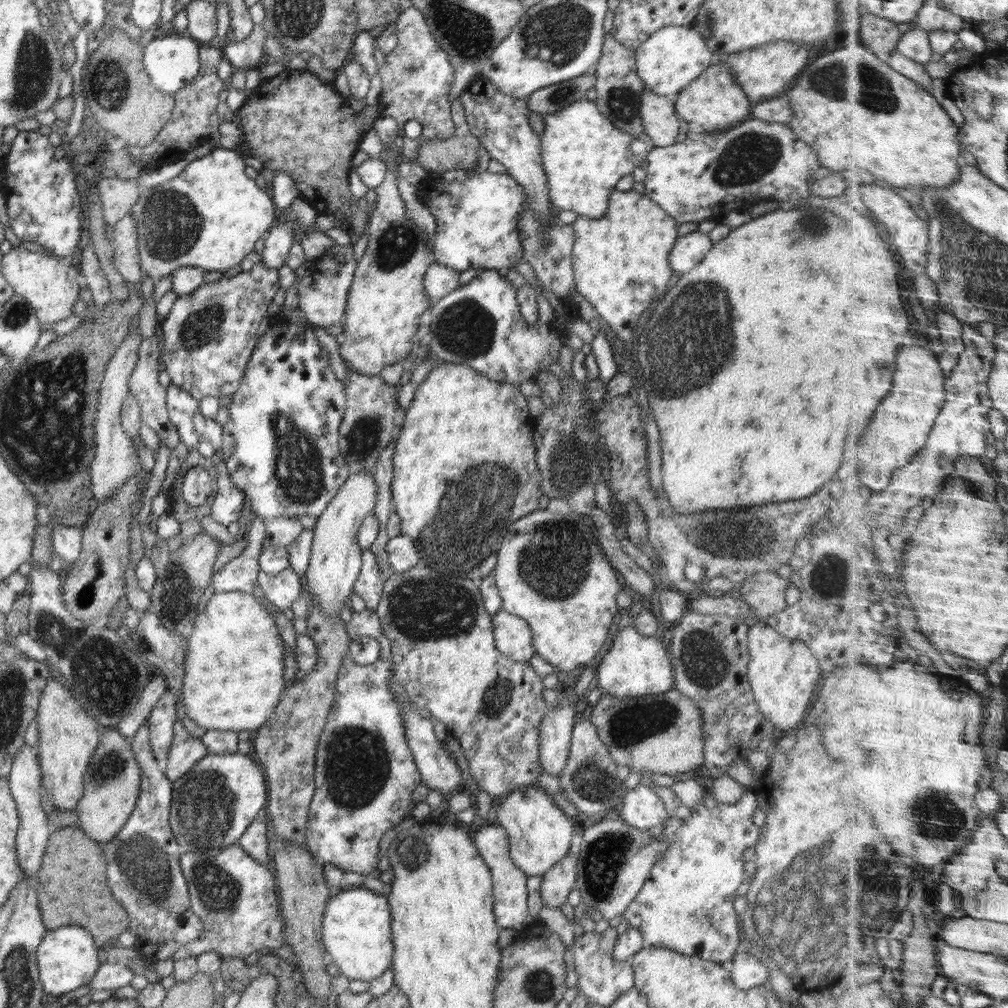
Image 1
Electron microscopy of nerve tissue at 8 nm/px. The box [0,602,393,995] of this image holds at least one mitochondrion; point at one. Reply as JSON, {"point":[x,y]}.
{"point":[107,679]}

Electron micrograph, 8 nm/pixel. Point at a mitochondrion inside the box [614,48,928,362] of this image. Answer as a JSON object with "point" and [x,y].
{"point":[745,159]}

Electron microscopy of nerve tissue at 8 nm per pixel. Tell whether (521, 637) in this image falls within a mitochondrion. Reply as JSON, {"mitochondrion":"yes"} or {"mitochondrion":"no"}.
{"mitochondrion":"no"}

